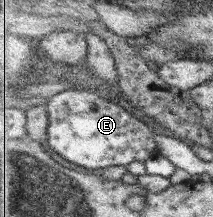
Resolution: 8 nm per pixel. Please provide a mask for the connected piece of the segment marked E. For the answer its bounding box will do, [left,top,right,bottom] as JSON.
[38,90,159,169]

